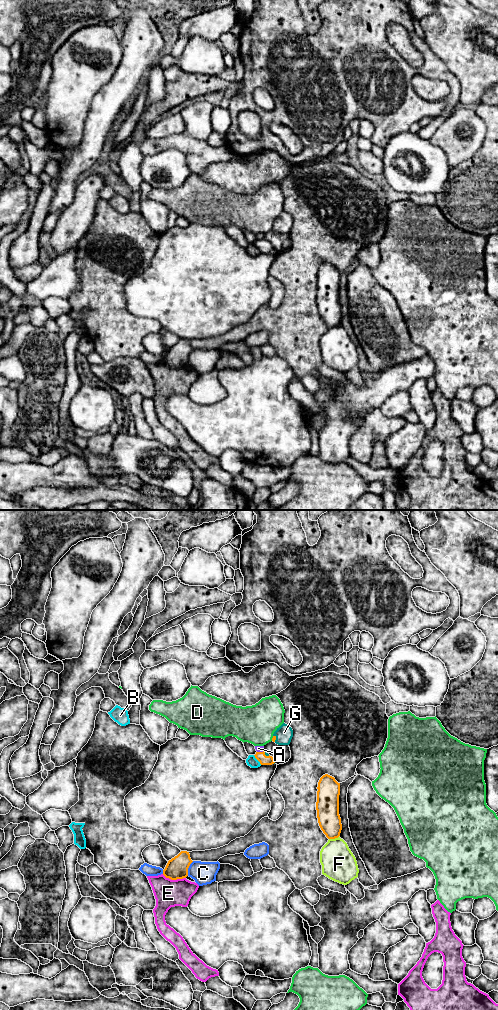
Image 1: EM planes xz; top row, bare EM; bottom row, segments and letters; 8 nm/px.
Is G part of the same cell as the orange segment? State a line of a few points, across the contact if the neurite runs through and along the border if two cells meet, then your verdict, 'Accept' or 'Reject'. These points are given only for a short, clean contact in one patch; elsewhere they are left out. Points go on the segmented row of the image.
Line: xz (274, 737), (275, 738), (284, 734). Accept

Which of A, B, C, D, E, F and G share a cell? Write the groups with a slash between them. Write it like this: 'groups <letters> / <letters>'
groups A / B / C / D / E / F / G

